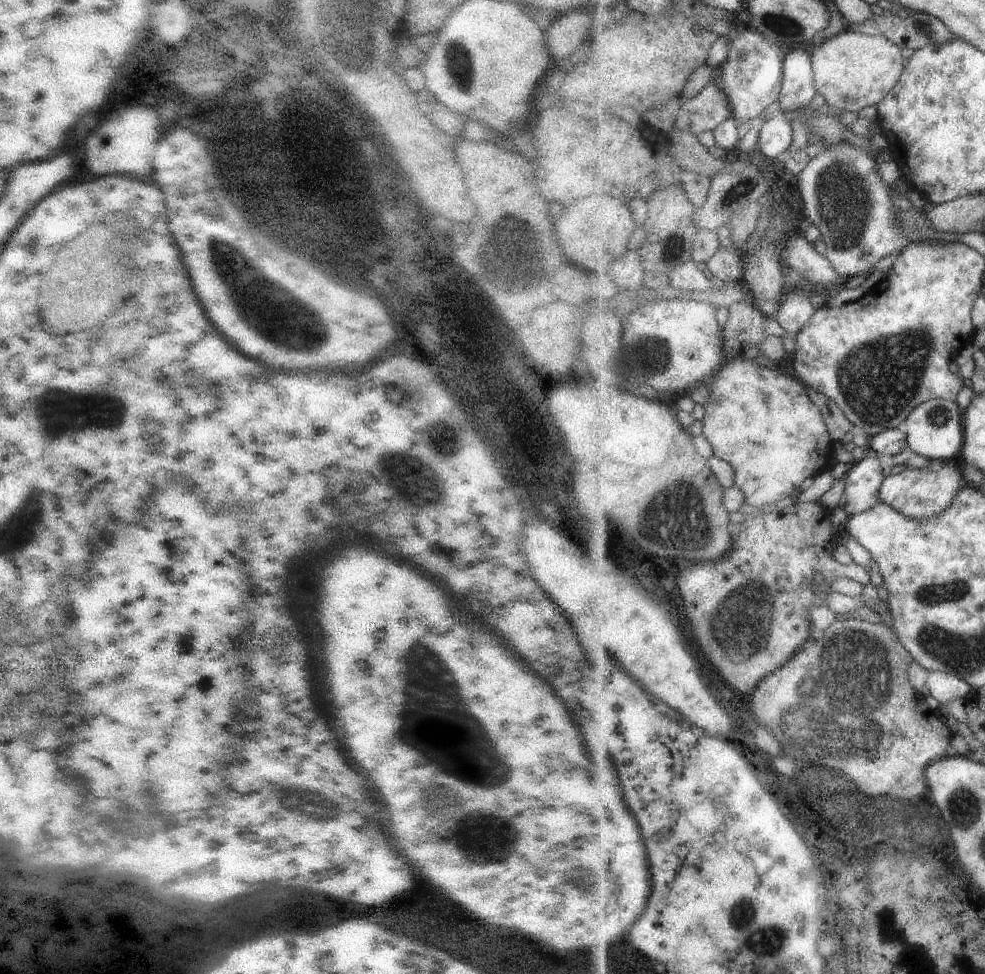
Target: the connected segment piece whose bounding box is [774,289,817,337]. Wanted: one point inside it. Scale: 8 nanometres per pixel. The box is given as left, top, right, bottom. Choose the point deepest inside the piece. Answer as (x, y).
(797, 310)

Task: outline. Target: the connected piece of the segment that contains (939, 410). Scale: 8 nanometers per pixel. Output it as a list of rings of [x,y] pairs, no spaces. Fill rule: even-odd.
[[[932,399],[921,404],[903,425],[909,438],[911,450],[926,458],[941,460],[944,464],[960,460],[965,448],[965,411],[957,401],[950,399]]]

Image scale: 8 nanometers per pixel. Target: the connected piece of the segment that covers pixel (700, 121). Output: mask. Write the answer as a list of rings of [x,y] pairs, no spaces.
[[[712,82],[694,98],[687,100],[677,116],[678,128],[702,134],[720,127],[734,116],[732,101],[726,91]]]

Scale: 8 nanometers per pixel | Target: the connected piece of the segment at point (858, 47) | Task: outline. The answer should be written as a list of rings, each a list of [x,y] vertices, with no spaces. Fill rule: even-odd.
[[[847,28],[839,36],[827,39],[813,54],[812,62],[817,90],[826,98],[828,106],[838,110],[850,110],[858,113],[868,106],[874,106],[874,104],[879,106],[901,82],[902,75],[906,72],[904,58],[905,51],[893,40],[885,36],[871,35]]]

